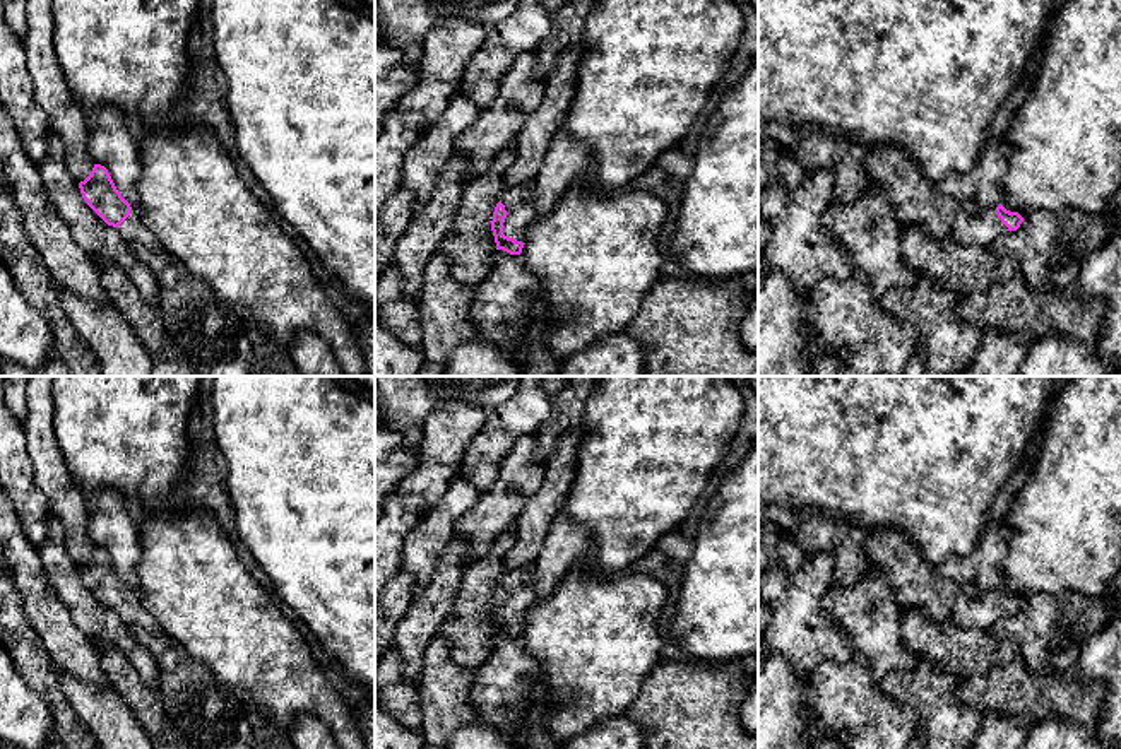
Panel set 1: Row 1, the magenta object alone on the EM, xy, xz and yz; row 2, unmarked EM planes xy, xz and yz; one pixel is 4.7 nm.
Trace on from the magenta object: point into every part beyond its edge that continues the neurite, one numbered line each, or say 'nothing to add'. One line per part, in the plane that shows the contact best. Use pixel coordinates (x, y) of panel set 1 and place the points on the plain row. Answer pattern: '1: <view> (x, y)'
1: xz (519, 585)

